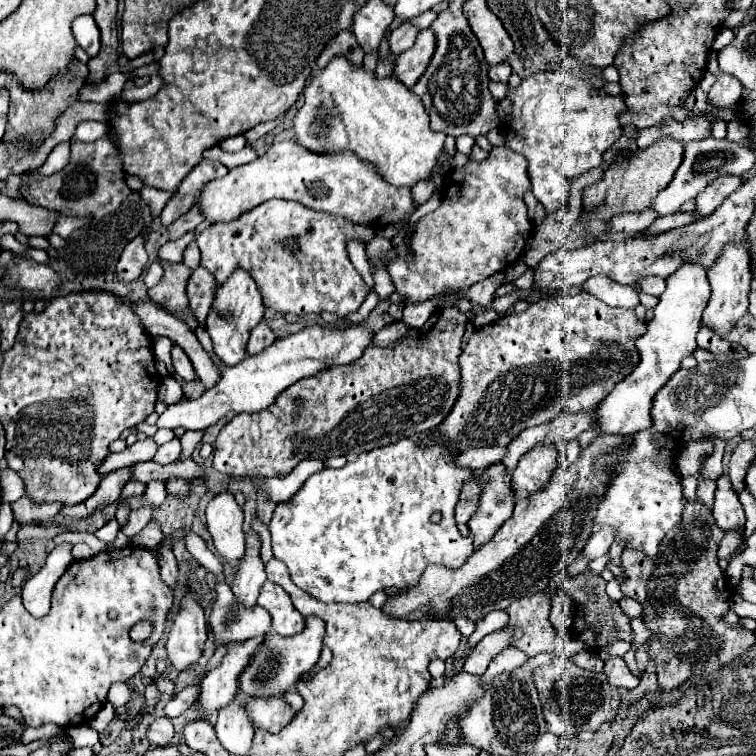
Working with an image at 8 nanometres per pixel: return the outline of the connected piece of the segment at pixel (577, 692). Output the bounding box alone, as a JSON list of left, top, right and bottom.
[534,659,620,737]

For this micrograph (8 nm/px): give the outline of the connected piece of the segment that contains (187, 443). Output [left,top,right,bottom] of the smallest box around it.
[180,430,204,458]

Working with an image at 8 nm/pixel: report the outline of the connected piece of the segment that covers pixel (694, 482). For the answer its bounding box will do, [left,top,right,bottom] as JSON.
[681,472,700,500]

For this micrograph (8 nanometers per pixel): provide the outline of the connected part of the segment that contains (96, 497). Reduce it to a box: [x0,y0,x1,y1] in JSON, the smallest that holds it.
[60,467,132,519]

